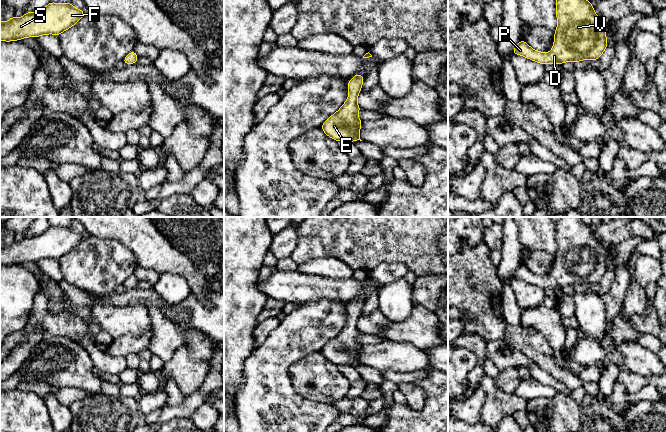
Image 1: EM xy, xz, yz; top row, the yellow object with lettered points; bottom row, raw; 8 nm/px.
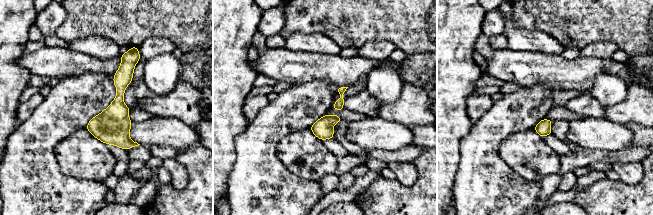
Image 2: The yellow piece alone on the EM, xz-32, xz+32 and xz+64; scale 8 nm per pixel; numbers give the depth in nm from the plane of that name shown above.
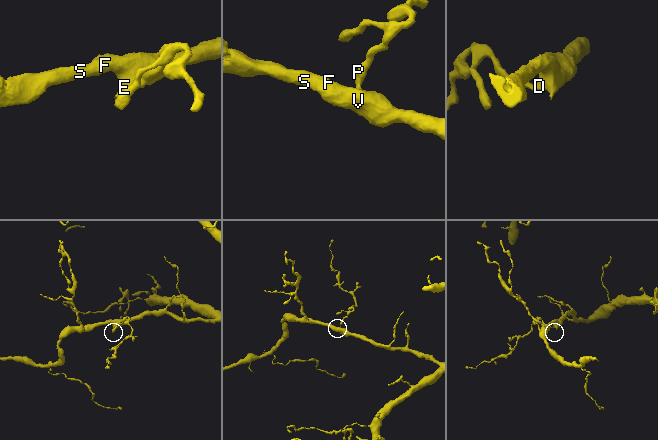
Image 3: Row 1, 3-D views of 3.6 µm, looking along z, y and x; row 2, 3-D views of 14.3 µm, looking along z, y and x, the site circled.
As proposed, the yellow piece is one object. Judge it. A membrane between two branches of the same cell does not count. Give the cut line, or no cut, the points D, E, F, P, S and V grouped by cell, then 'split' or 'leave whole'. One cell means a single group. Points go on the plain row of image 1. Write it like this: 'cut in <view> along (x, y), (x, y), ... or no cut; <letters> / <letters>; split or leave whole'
no cut; D E F P S V; leave whole

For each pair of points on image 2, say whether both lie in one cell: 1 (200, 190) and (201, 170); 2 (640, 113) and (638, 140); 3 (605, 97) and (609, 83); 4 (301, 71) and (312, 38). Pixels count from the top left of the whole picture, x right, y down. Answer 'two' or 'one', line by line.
1: one
2: two
3: one
4: two

